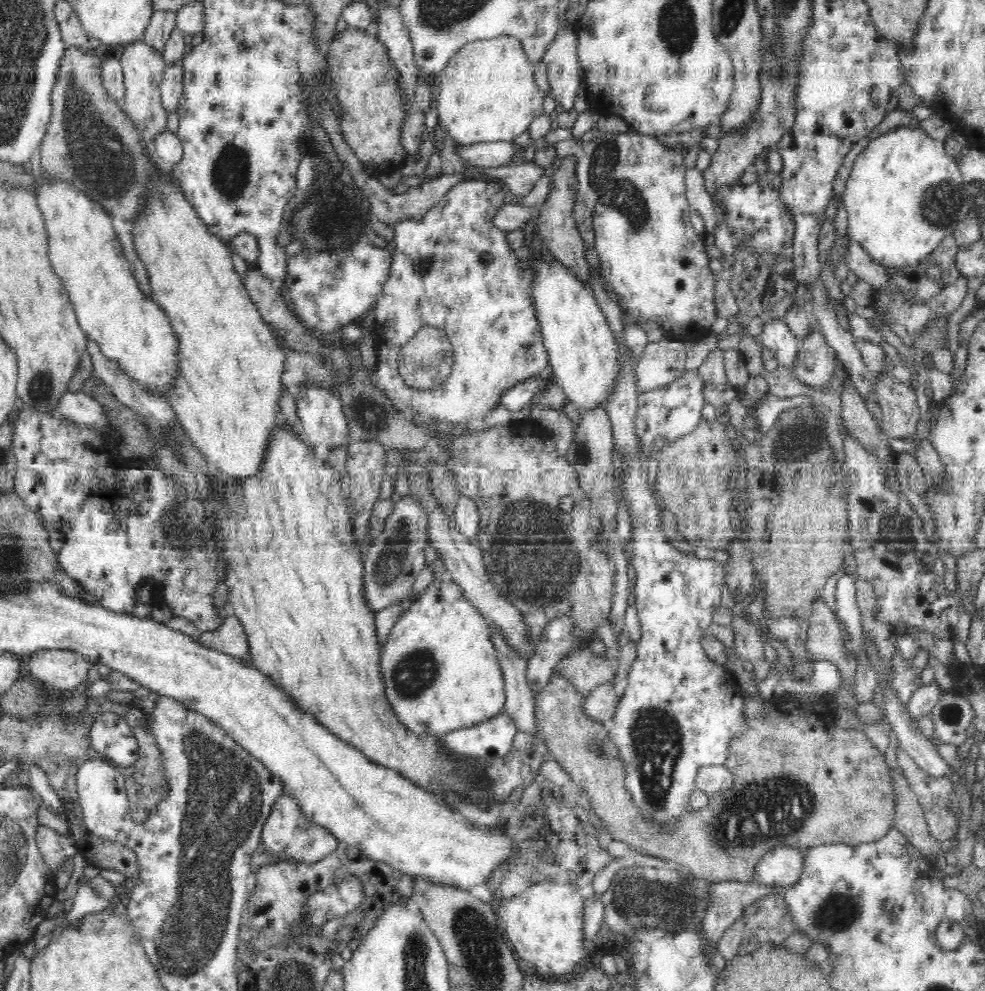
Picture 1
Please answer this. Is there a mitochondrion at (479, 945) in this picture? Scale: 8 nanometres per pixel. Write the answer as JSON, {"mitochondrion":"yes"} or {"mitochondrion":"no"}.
{"mitochondrion":"yes"}

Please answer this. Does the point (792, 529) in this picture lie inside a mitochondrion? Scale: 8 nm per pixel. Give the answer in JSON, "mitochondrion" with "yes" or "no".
{"mitochondrion":"no"}

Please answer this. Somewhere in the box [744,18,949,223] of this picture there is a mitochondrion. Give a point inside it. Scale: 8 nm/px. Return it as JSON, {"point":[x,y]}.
{"point":[777,75]}

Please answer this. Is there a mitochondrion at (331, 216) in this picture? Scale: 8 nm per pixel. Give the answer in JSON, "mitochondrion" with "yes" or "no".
{"mitochondrion":"yes"}

